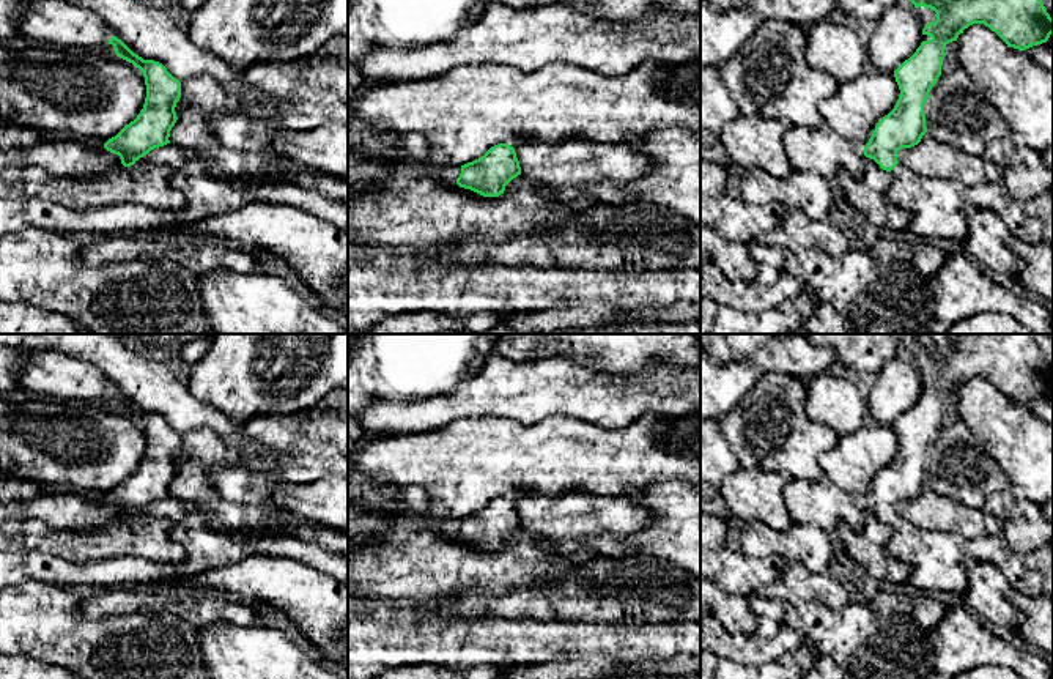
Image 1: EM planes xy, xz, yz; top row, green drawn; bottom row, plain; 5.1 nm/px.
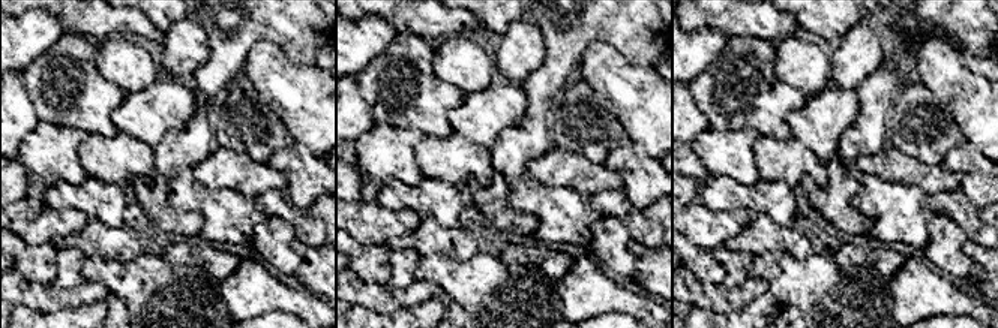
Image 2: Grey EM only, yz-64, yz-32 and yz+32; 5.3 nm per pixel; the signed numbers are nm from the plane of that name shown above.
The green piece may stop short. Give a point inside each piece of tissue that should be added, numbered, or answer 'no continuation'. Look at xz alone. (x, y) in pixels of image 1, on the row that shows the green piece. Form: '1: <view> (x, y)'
1: xz (414, 148)

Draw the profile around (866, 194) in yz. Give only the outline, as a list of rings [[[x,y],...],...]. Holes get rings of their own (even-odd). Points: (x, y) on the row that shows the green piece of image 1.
[[[866,158],[861,178],[841,169],[836,175],[847,202],[858,211],[861,219],[874,227],[907,230],[911,214],[889,203],[885,197],[891,186],[891,172],[883,170],[874,159]]]

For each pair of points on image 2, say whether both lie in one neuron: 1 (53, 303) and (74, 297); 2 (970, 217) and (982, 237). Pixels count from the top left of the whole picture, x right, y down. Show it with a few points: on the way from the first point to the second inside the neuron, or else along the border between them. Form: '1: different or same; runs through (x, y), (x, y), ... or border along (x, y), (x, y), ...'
1: same; runs through (57, 298), (69, 298)
2: same; runs through (971, 222), (980, 232)

